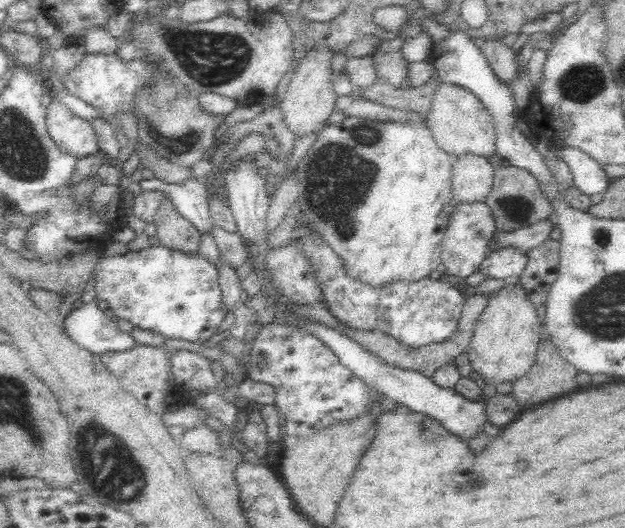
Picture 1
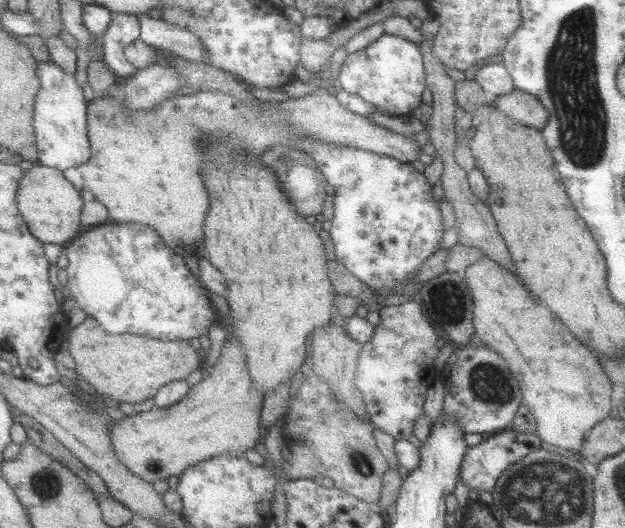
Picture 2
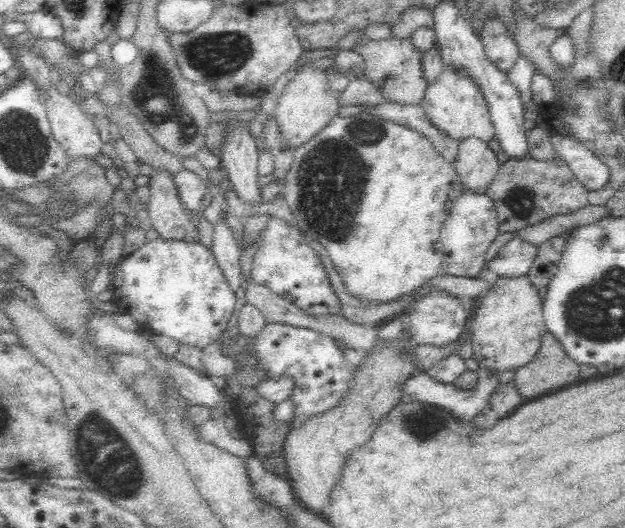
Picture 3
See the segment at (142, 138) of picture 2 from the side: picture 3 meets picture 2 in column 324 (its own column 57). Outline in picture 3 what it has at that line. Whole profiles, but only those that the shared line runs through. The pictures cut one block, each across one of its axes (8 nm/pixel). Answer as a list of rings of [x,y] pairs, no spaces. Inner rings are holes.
[[[49,89],[44,94],[44,104],[52,134],[70,159],[98,157],[102,138],[91,117],[79,108],[73,94],[62,96]]]

